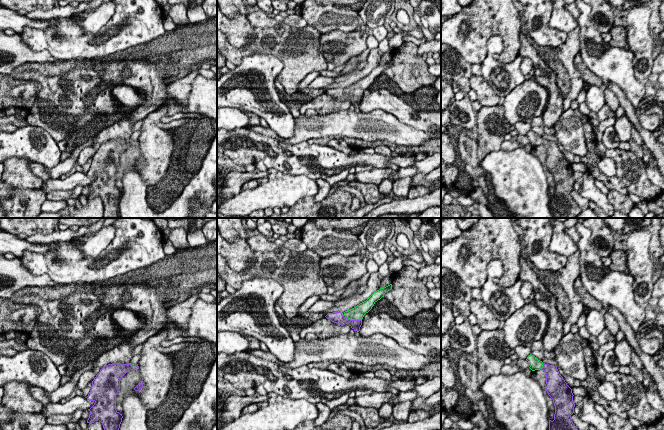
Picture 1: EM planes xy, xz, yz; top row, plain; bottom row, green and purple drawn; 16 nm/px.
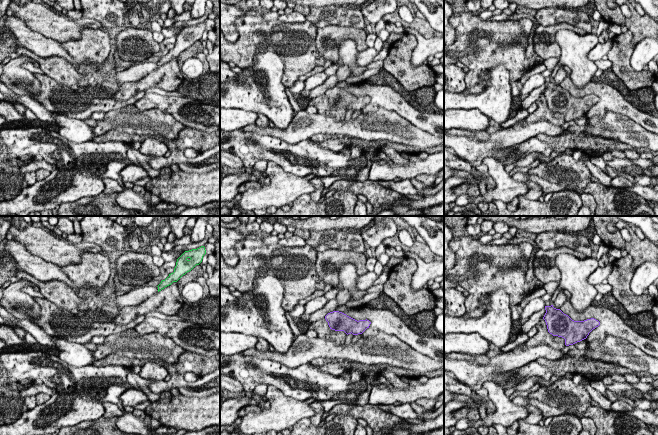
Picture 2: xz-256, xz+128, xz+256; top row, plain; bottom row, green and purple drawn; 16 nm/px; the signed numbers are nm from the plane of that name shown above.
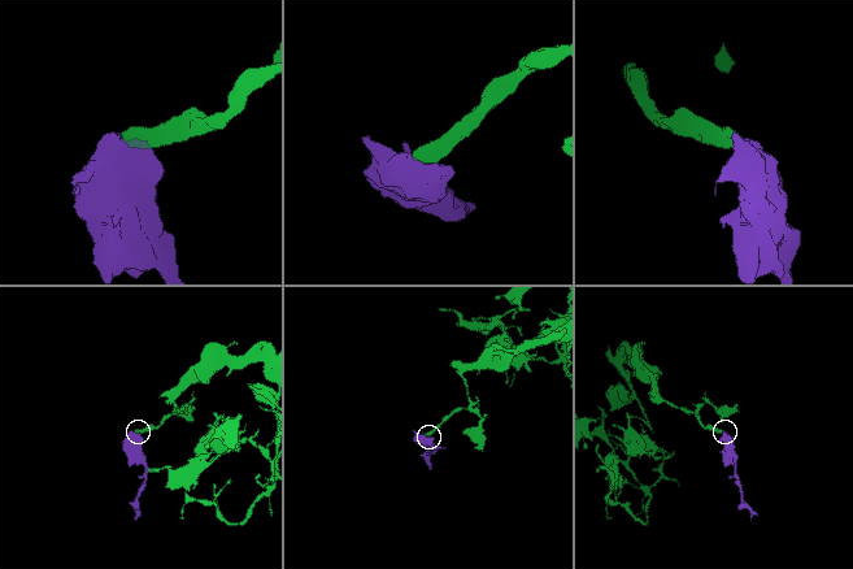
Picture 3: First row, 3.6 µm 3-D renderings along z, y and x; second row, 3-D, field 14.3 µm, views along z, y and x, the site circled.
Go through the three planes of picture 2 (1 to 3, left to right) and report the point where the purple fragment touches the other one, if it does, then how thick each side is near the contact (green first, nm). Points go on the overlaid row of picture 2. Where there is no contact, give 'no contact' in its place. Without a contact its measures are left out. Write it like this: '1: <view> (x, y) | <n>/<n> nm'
1: no contact
2: no contact
3: no contact

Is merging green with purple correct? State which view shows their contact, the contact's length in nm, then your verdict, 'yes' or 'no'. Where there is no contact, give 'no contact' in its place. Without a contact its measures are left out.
xz | 280 nm | yes

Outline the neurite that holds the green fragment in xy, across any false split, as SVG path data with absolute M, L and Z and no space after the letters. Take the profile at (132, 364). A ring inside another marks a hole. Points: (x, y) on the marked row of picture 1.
M113 363L103 367L92 381L91 390L86 397L94 401L87 423L99 420L104 430L119 430L122 414L116 410L116 395L120 389L121 378L130 370L138 370L134 364Z

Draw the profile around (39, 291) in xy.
M66 279L62 287L28 286L15 292L13 295L16 297L16 299L26 294L34 294L44 300L63 299L75 292L75 289L74 289L75 287L71 285L72 283L74 283L73 279Z

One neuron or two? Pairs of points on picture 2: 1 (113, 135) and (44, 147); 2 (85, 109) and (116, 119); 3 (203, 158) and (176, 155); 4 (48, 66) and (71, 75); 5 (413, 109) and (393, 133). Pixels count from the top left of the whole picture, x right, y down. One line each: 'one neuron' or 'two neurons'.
1: two neurons
2: two neurons
3: one neuron
4: one neuron
5: two neurons

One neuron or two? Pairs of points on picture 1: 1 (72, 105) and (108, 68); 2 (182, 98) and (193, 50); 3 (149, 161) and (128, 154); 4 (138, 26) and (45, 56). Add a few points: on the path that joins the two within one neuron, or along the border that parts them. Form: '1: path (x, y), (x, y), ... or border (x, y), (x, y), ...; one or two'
1: path (81, 96), (99, 77); one
2: border (191, 71), (179, 78); two
3: path (144, 156), (142, 154), (133, 154); one
4: border (28, 45), (36, 51), (47, 50), (62, 60); two

